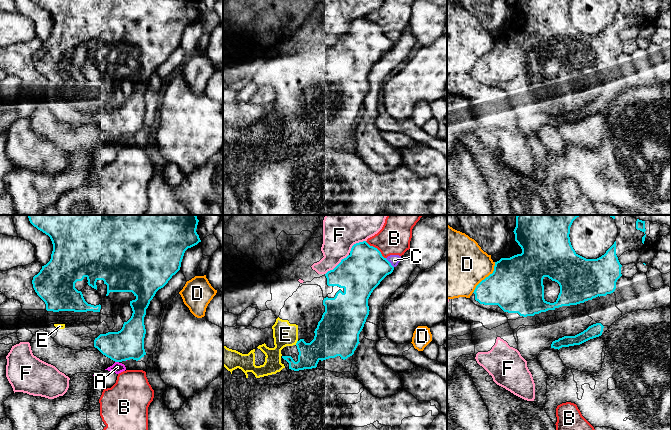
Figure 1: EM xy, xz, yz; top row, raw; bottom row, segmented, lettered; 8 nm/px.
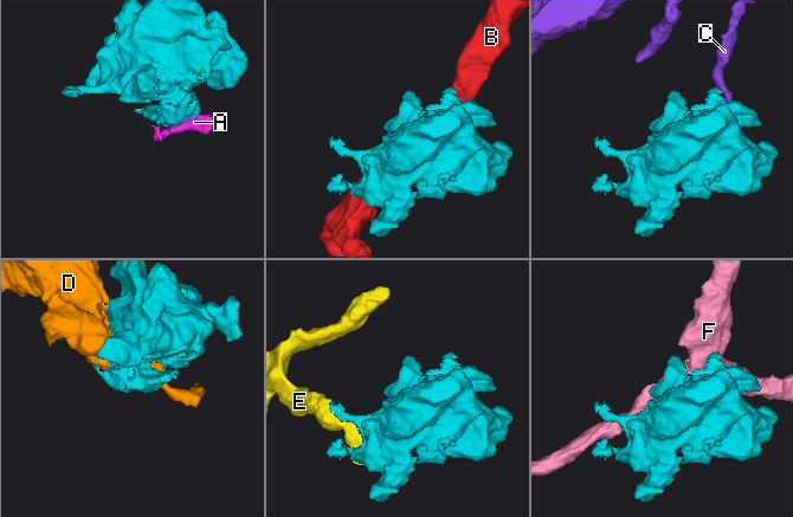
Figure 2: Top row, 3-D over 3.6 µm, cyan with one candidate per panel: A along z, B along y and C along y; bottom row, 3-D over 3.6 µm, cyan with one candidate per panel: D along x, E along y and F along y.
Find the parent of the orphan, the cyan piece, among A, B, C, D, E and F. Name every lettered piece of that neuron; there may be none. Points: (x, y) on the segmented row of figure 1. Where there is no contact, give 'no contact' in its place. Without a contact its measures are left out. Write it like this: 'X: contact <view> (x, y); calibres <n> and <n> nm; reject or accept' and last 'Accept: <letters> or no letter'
A: contact xy (117, 361); calibres 260 and 90 nm; reject
B: contact xz (376, 248); calibres 340 and 260 nm; reject
C: contact xz (390, 263); calibres 340 and 80 nm; reject
D: contact yz (486, 277); calibres 440 and 440 nm; reject
E: contact xz (297, 342); calibres 240 and 190 nm; accept
F: contact xz (337, 265); calibres 340 and 280 nm; reject
Accept: E

